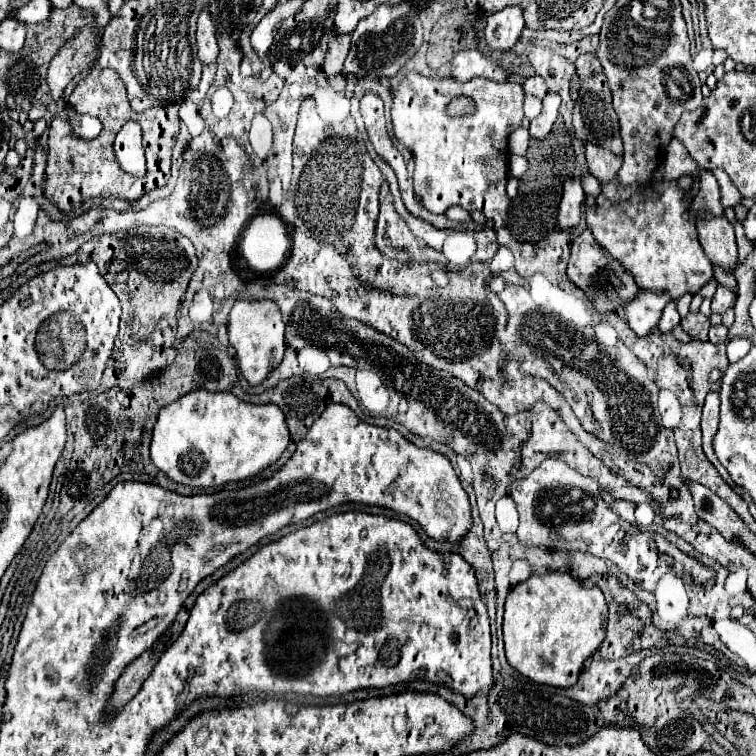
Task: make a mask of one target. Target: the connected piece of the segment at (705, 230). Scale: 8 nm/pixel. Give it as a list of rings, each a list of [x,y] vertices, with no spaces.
[[[705,213],[701,217],[699,241],[707,253],[707,257],[721,265],[723,269],[735,269],[737,265],[737,245],[735,245],[735,231],[733,225],[727,221],[725,215],[711,215]]]

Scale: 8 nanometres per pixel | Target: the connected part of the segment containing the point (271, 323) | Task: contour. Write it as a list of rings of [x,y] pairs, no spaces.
[[[239,299],[231,313],[229,313],[229,343],[235,349],[235,359],[239,363],[239,369],[243,373],[243,377],[251,383],[257,385],[261,383],[269,371],[273,371],[285,353],[285,337],[283,337],[283,319],[279,313],[279,307],[273,301],[247,301],[247,299]]]

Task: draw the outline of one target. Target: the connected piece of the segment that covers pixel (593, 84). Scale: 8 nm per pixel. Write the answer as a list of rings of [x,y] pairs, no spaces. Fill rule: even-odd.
[[[583,53],[577,61],[577,75],[581,79],[581,89],[579,89],[579,99],[575,101],[575,109],[573,109],[573,127],[575,127],[575,135],[579,139],[583,139],[583,143],[587,141],[595,141],[605,149],[611,149],[615,155],[623,153],[623,143],[621,143],[621,135],[619,135],[619,121],[615,115],[615,109],[611,105],[611,91],[607,85],[607,77],[603,73],[603,67],[599,63],[599,59],[593,53]]]

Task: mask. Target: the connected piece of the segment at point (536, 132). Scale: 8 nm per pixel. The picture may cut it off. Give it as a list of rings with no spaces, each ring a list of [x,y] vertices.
[[[549,91],[543,97],[543,109],[529,125],[529,133],[533,139],[543,139],[551,131],[557,115],[559,115],[559,105],[561,105],[561,97],[557,93]]]

